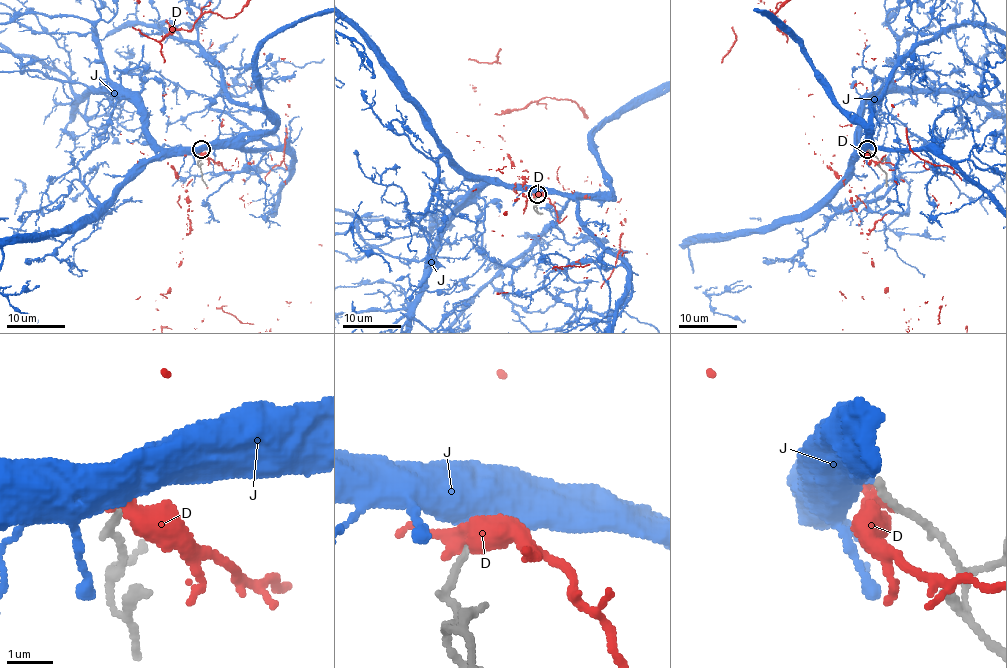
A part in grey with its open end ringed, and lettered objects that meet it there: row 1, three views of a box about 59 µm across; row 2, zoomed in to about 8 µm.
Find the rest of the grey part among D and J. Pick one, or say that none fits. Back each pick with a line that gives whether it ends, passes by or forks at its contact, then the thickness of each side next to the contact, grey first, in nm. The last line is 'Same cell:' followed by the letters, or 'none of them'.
J: it ends there; 140 nm thick on the grey side, 550 nm on the other
Same cell: J

